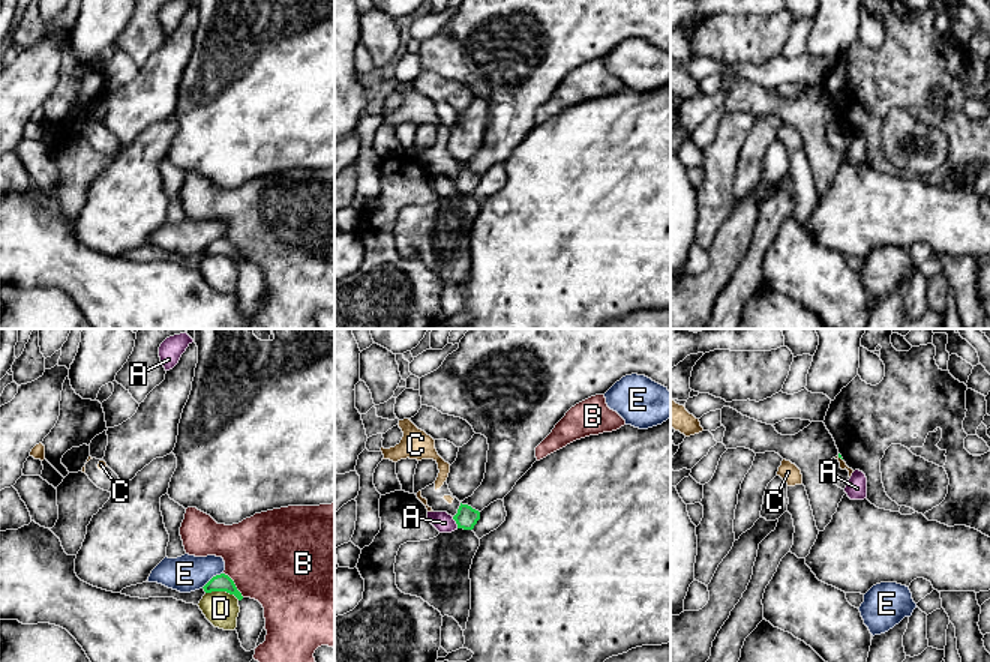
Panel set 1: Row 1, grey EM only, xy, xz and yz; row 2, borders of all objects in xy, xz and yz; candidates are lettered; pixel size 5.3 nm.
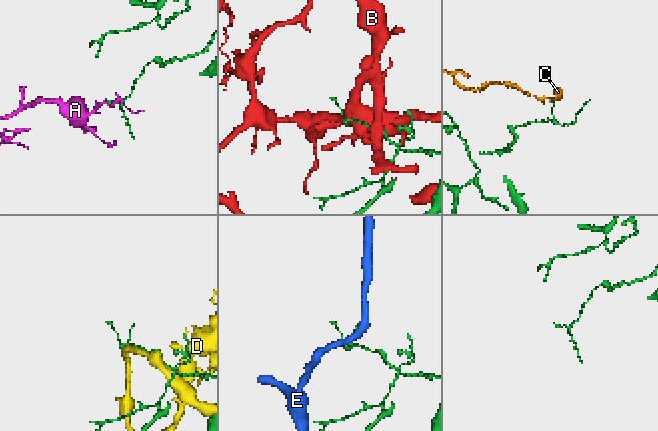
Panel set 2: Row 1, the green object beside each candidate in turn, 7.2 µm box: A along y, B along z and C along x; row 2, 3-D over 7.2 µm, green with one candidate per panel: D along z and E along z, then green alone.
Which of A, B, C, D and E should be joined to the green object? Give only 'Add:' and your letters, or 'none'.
Add: none

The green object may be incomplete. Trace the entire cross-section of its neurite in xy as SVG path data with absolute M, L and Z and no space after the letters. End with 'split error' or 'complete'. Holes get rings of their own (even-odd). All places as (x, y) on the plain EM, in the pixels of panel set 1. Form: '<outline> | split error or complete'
M225 237L213 240L202 252L206 257L226 255L230 258L234 258L238 264L243 263L242 257L237 254L234 245Z | complete

